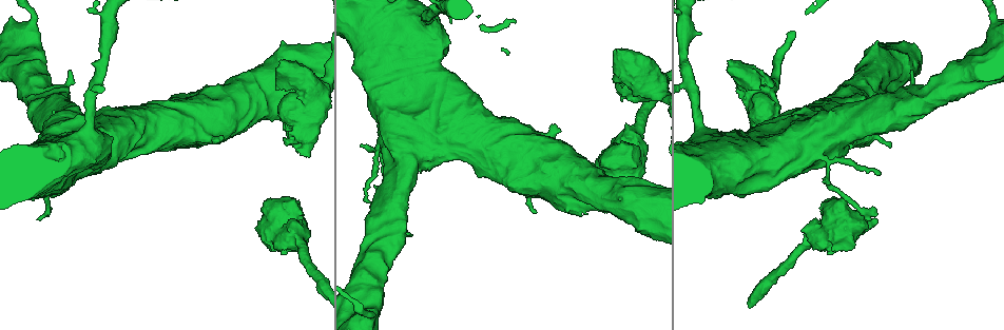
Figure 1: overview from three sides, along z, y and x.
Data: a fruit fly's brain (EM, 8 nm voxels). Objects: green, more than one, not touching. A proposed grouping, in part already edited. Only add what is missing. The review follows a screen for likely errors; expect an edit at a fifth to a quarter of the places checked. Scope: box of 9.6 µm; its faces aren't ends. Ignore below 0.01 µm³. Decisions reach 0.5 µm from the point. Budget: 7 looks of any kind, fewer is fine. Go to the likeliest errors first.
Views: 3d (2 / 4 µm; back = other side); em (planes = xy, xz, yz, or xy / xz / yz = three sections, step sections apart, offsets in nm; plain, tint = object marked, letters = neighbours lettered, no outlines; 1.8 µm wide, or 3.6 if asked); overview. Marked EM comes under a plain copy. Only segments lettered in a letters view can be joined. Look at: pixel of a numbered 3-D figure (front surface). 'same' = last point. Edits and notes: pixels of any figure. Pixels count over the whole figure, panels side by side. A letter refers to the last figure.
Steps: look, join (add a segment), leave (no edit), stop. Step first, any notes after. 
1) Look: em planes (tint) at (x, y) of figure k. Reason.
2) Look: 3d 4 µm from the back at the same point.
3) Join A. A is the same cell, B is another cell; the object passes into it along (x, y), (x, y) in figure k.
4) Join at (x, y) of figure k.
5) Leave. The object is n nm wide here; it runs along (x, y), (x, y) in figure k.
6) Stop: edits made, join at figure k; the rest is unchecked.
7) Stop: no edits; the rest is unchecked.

Look: 3d 4 µm at (875, 220) of figure 1. Stops while still wide.

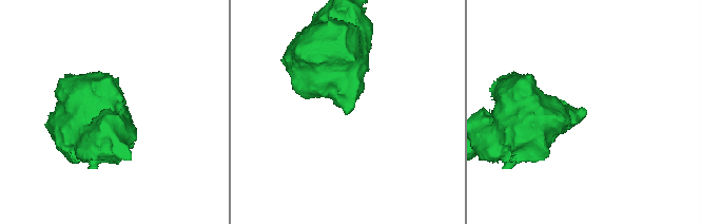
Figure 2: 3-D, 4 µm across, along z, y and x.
Look: em planes (letters) at (586, 114) of figure 2.

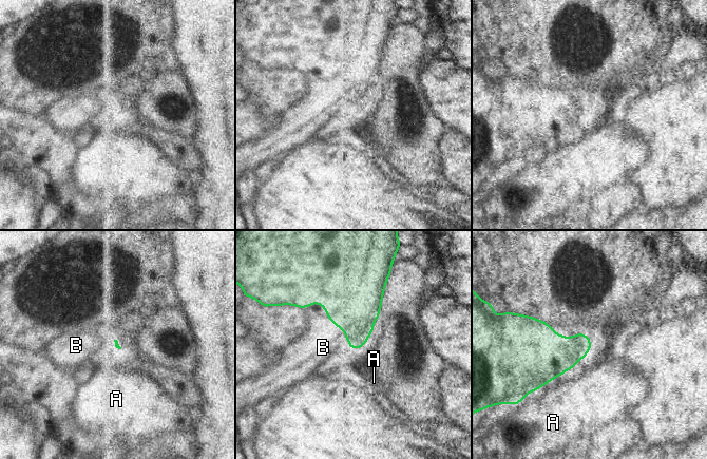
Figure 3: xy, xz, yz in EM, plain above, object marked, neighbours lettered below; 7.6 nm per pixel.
Join at (323, 347) of figure 3. B is the same cell, A is another cell; the object passes into it along (351, 297), (336, 325), (323, 347) in figure 3; the neuron continues.

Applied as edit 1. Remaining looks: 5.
Look: overview.

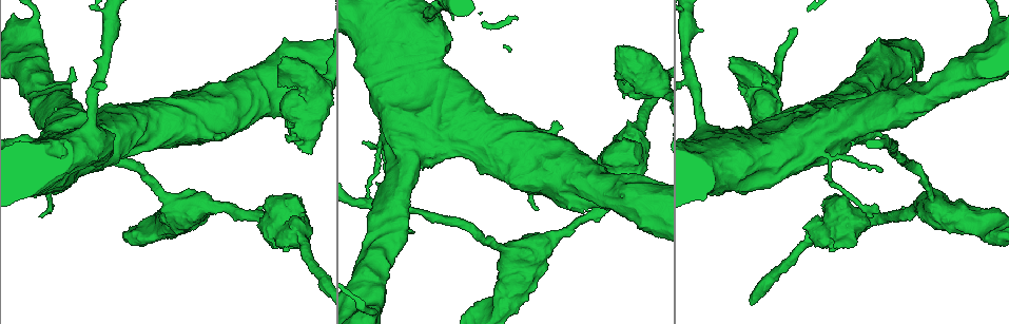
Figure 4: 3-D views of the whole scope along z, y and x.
Look: 3d 2 µm from the back at (536, 209) of figure 4. Branch stops here.

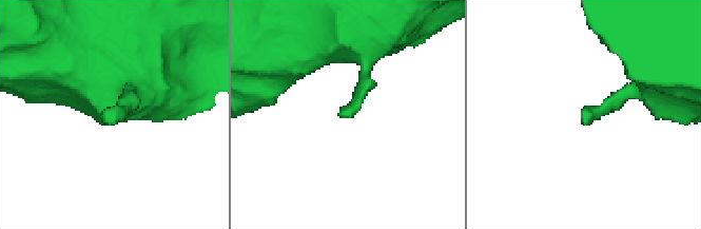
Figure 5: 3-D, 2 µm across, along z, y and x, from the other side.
Look: em xy step 16 (tint) at (340, 117) of figure 5.

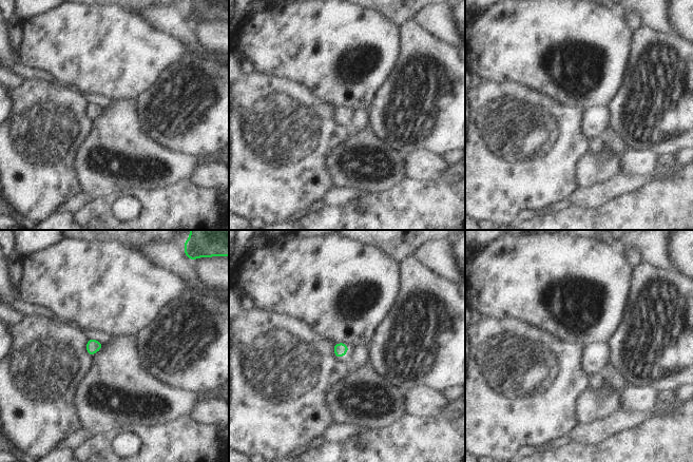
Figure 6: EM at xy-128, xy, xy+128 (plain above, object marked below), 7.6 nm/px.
Look: em planes (letters) at the same point. Cut it another way.

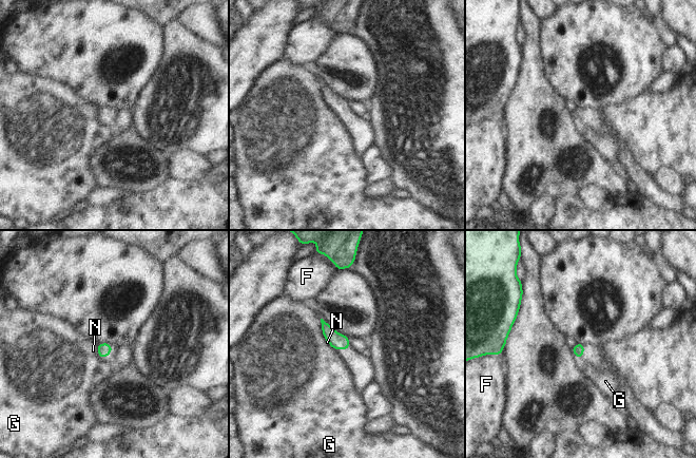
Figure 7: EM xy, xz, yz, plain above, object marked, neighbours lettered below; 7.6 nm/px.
Leave. F, G and N are other cells; no lettered segment goes on from it.

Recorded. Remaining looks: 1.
Look: em planes (letters) at (309, 153) of figure 4. Stops while still wide.

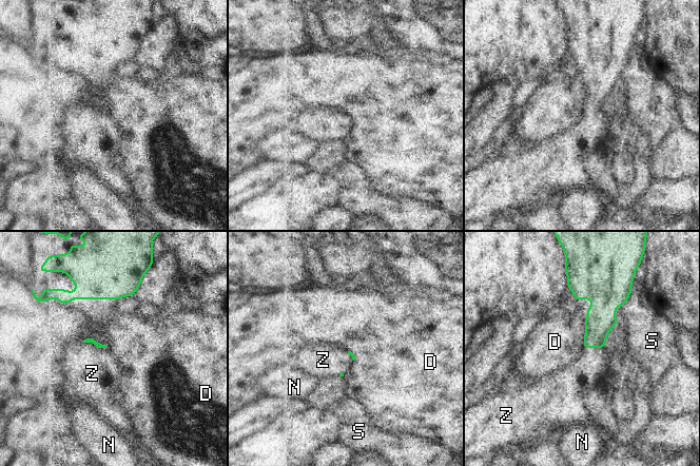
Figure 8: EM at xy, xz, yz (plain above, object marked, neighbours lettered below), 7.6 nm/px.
Join at (92, 373) of figure 8. The longest contact is with D, 220 nm; Z is the same cell, D, N and S are other cells; the object passes into it along (91, 341), (95, 345), (92, 373) in figure 8; it goes on there.

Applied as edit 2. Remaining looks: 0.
Stop: edits made, join at figure 3, join at figure 8; the rest is unchecked.

